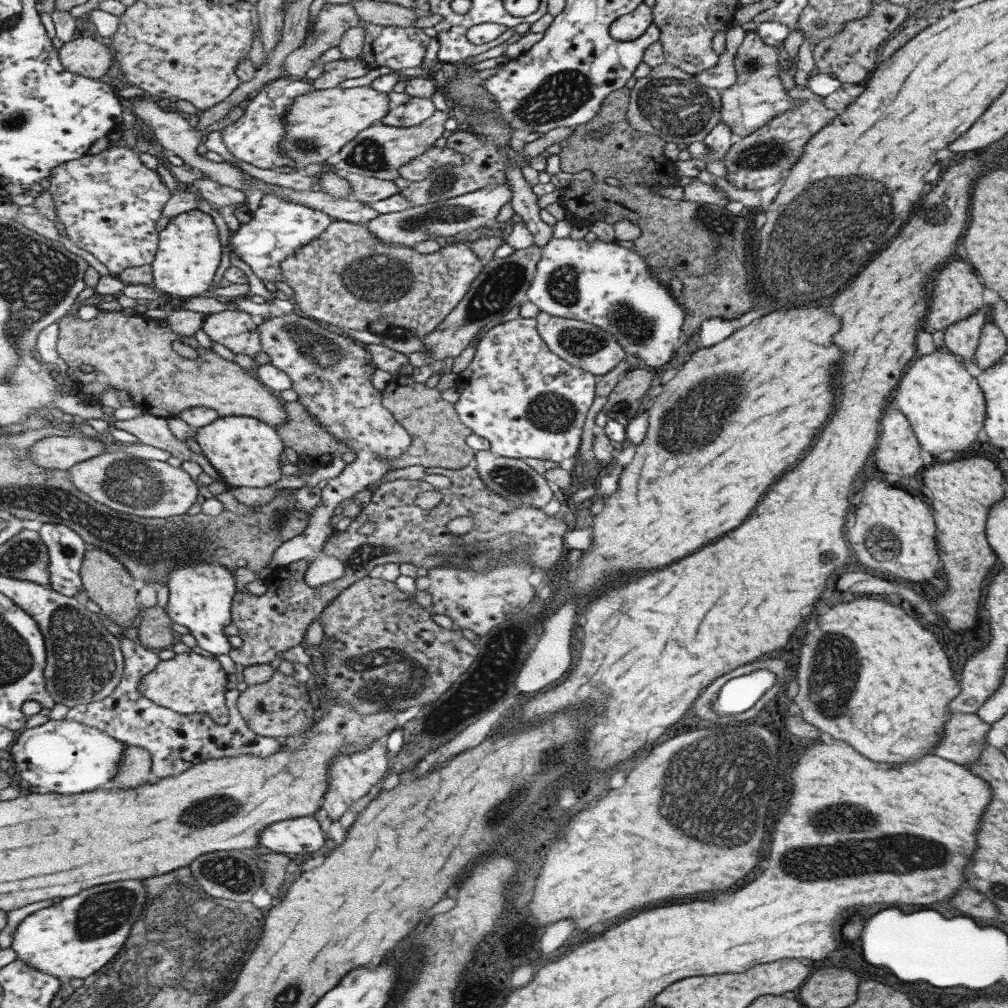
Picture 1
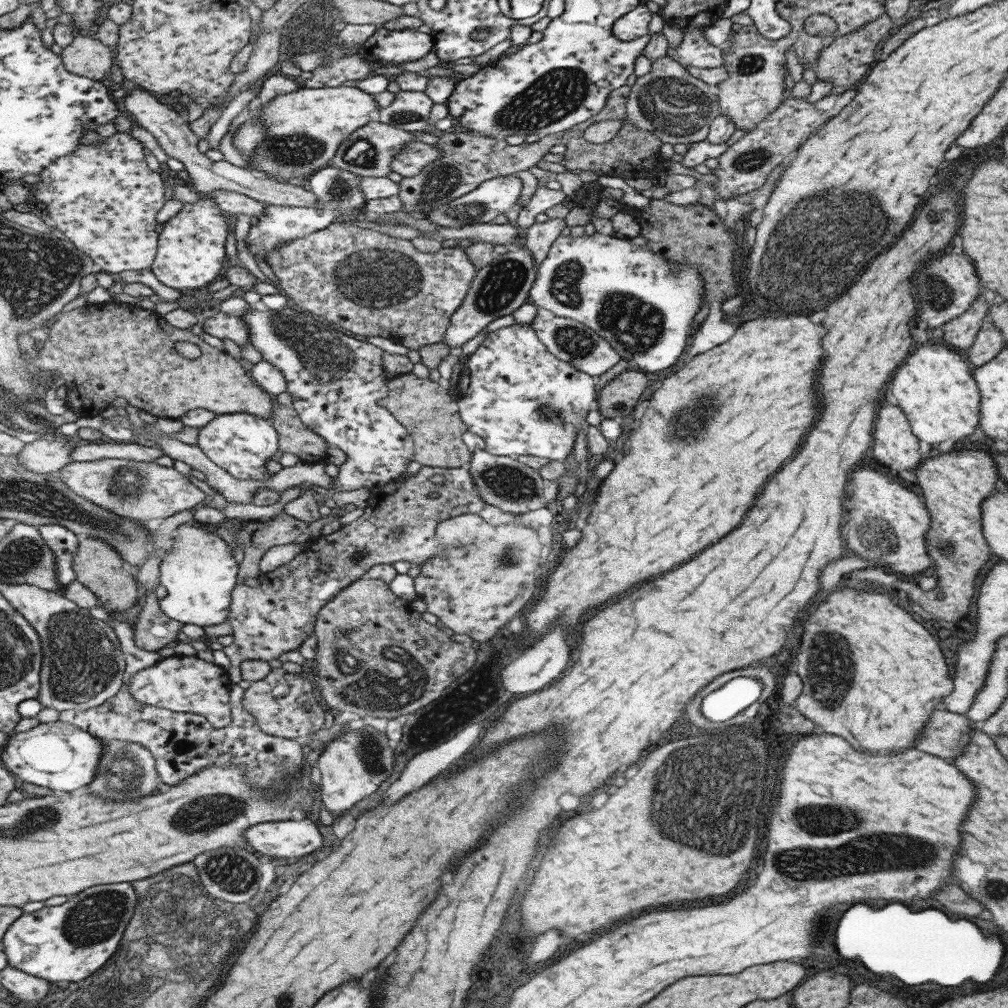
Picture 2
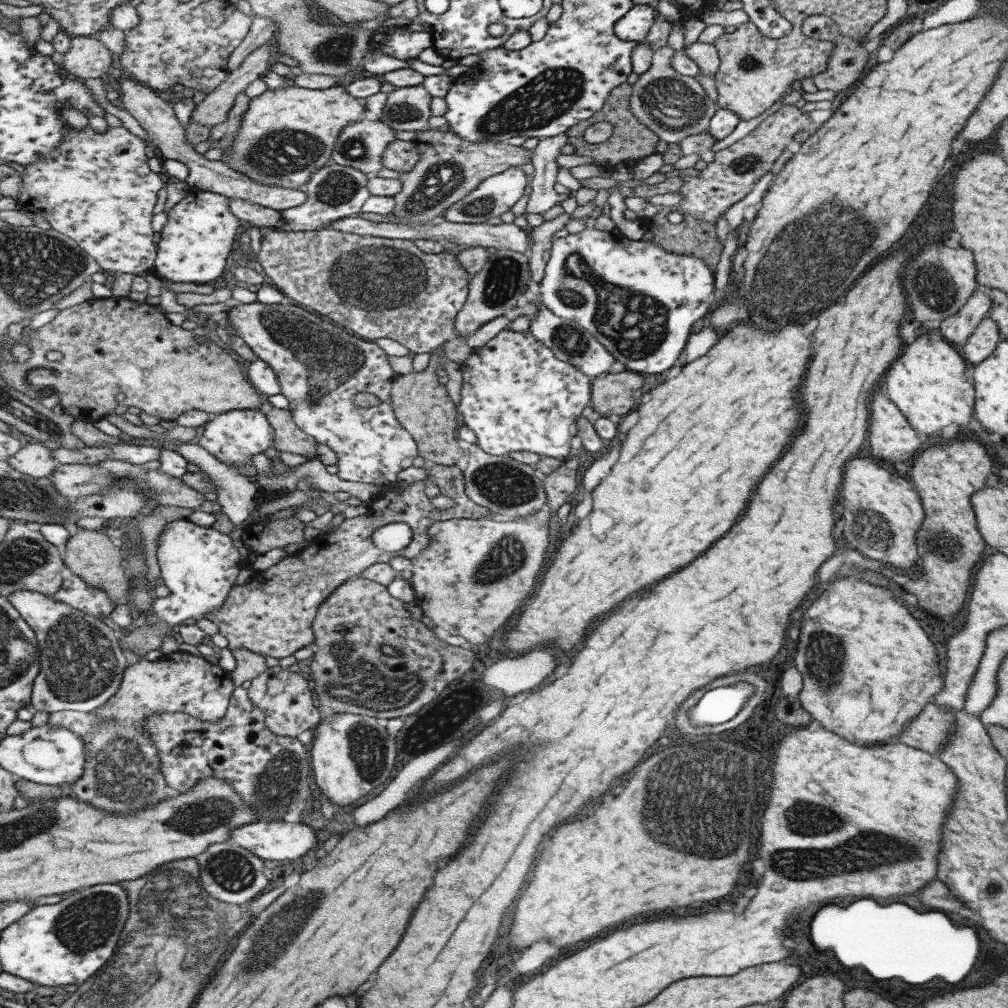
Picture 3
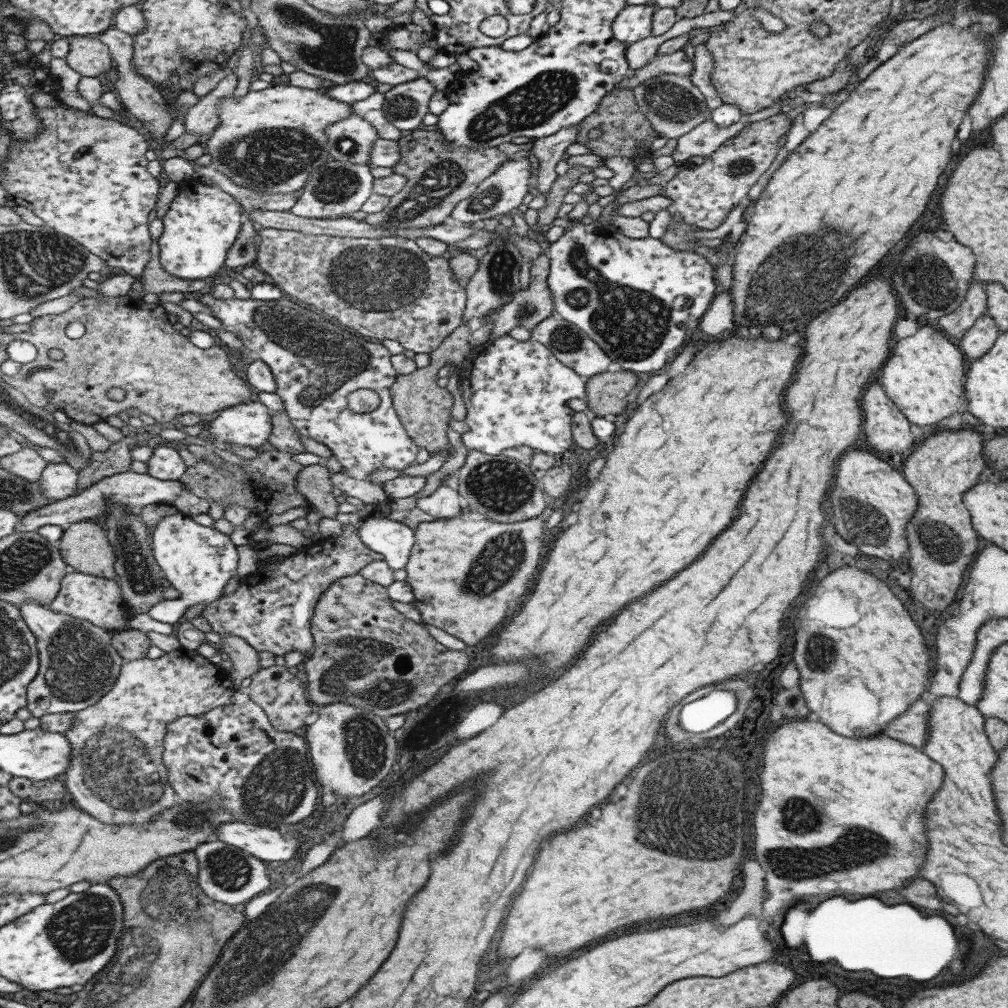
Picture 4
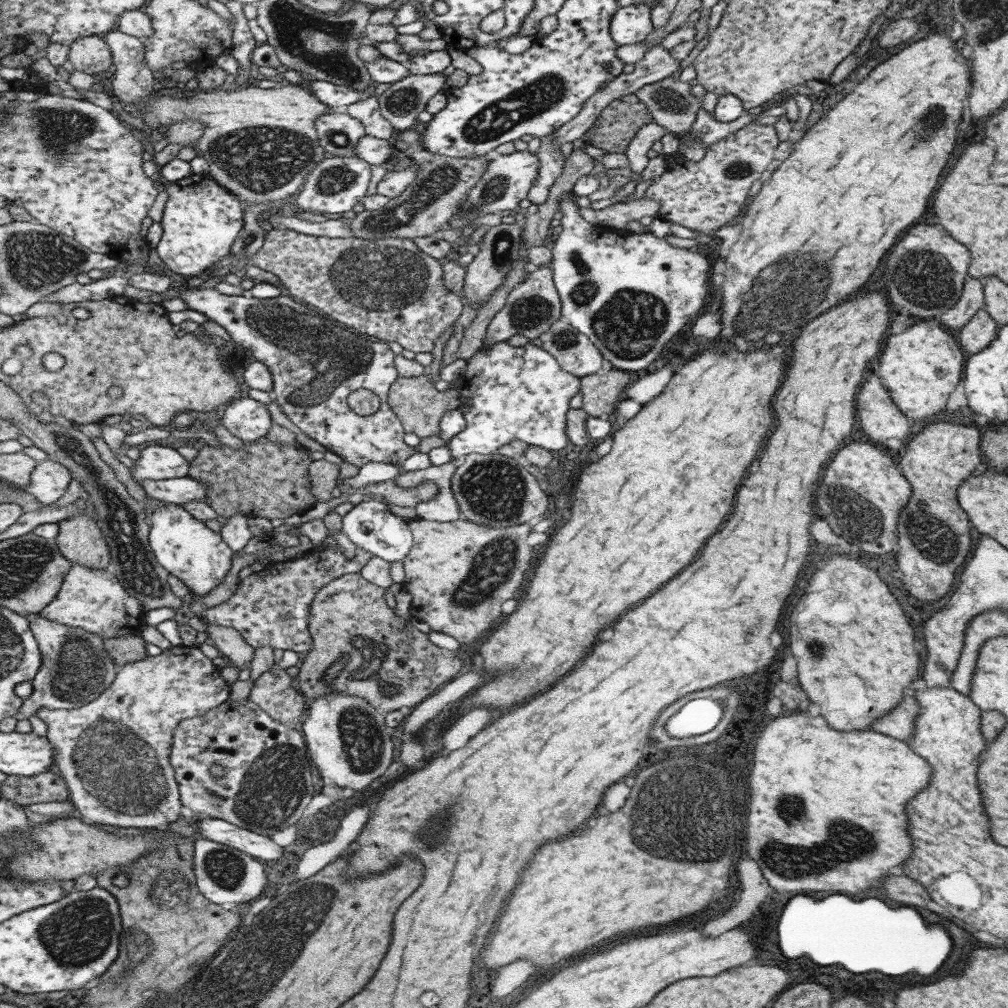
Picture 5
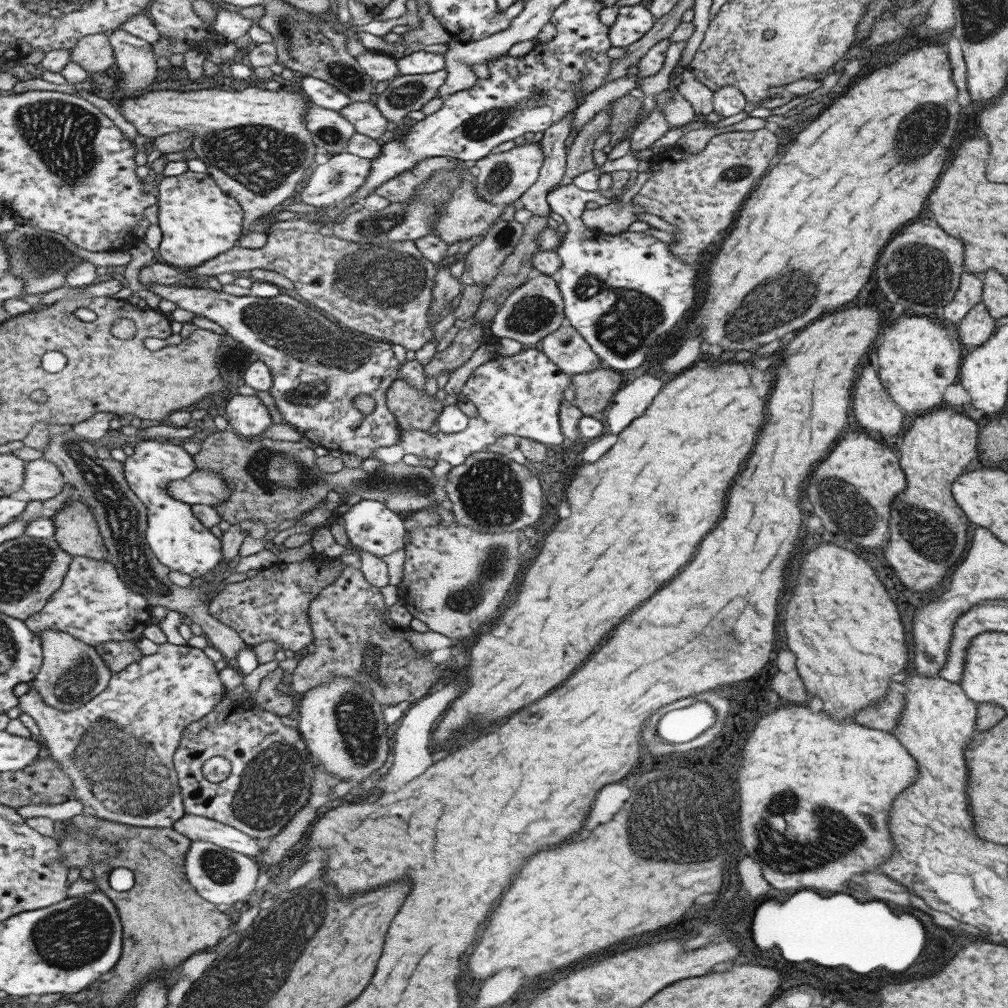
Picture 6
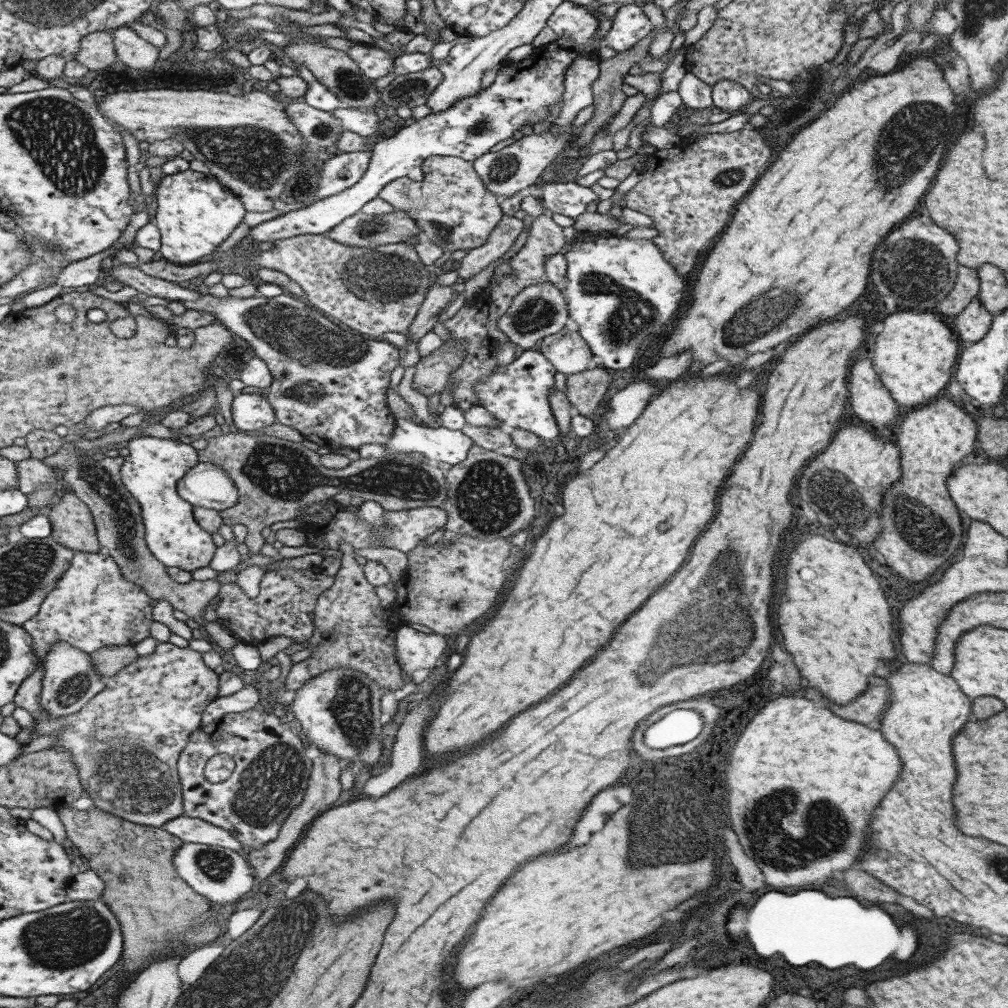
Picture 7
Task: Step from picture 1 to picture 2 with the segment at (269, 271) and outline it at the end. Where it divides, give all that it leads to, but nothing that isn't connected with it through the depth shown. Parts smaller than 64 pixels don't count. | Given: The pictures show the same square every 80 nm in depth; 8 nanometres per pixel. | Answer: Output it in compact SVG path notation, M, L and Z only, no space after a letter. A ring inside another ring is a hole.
M327 165L318 171L314 171L306 179L311 190L317 199L317 206L311 207L288 207L263 205L263 213L259 215L257 224L250 226L245 241L249 245L249 250L253 255L253 260L265 261L267 251L274 251L281 243L303 238L323 230L337 220L345 218L349 211L361 209L366 202L361 194L359 175L351 171Z

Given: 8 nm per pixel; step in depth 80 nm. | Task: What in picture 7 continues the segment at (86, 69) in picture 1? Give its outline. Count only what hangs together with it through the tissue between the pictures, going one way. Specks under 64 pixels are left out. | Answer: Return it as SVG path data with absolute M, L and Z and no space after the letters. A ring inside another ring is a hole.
M99 31L83 38L81 50L73 58L91 71L101 70L119 60L114 36L110 31Z

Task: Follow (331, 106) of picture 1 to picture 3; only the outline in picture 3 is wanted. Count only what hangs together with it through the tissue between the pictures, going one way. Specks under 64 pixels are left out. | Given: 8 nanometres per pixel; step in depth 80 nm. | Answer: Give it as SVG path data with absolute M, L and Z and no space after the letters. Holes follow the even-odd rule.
M342 84L323 90L295 85L266 89L249 100L233 144L225 150L221 148L219 160L259 184L296 189L329 162L341 127L363 118L363 112L362 99L347 94Z

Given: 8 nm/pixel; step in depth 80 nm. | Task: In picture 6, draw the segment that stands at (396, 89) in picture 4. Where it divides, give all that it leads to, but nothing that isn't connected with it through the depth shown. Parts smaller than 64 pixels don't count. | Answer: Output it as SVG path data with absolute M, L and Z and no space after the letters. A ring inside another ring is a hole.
M436 70L429 74L407 74L396 76L387 88L377 94L374 105L387 119L401 122L407 112L419 110L425 102L436 96L436 90L446 79L446 72Z

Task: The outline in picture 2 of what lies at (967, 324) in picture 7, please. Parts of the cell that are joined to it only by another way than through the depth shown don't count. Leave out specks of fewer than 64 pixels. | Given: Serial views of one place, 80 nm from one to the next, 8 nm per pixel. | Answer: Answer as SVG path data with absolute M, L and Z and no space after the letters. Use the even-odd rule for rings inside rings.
M985 319L964 357L971 364L971 367L978 367L989 362L990 358L993 358L1003 346L1005 344L1001 333L989 322L989 319Z

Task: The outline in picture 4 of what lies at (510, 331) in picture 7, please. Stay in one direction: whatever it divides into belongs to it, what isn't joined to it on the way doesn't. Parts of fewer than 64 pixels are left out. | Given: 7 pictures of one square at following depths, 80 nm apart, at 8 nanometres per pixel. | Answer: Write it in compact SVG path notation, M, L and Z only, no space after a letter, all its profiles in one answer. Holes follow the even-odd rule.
M542 241L542 244L544 252L539 257L529 260L531 267L529 268L529 284L527 289L513 293L512 297L497 310L492 324L493 328L489 332L488 342L508 335L509 331L513 331L513 328L516 326L522 326L523 329L531 333L535 329L535 325L555 314L552 294L546 281L548 274L548 253L546 243Z

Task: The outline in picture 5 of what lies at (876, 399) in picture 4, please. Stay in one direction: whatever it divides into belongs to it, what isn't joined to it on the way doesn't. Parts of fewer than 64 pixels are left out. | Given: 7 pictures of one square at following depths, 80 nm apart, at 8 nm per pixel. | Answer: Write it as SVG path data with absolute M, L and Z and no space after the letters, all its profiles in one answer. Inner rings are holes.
M876 371L865 372L854 405L859 426L869 441L885 444L887 438L905 440L911 436L907 417L893 404Z

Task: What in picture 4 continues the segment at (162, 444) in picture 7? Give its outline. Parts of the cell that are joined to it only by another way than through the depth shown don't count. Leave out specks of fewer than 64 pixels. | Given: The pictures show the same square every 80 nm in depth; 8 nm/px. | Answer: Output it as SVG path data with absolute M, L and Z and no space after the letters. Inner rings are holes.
M160 446L154 448L153 456L146 462L148 474L158 480L180 480L188 471L188 467L179 456L177 448ZM182 511L164 516L158 522L152 535L151 545L167 580L179 591L179 598L160 602L148 612L153 620L171 625L179 622L191 606L202 602L211 604L220 599L223 588L229 584L229 580L235 574L238 575L240 554L238 546L230 535L222 534L212 526L197 524L191 515Z

